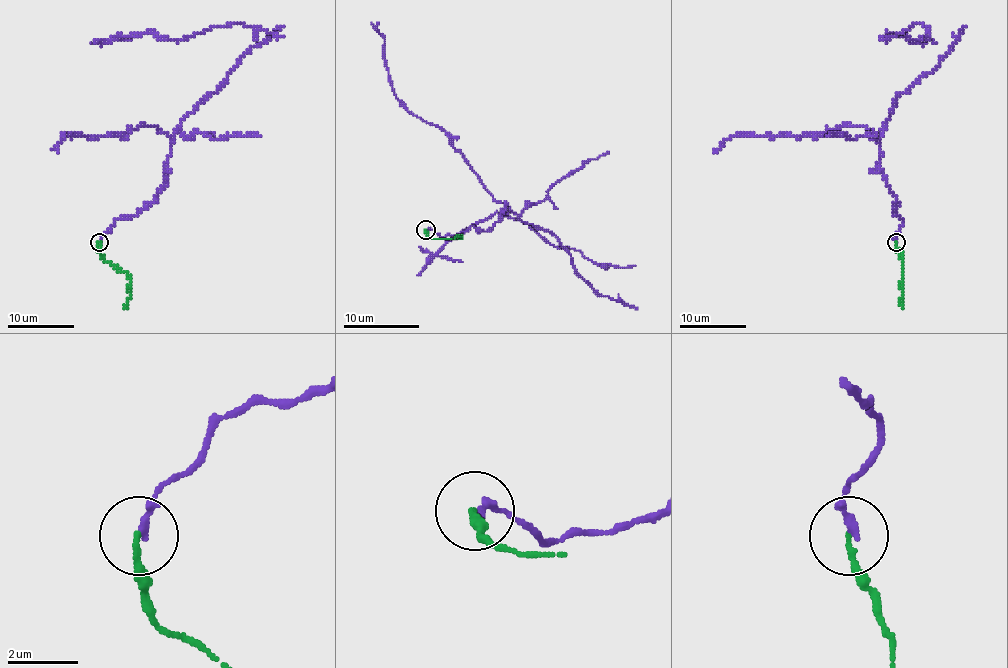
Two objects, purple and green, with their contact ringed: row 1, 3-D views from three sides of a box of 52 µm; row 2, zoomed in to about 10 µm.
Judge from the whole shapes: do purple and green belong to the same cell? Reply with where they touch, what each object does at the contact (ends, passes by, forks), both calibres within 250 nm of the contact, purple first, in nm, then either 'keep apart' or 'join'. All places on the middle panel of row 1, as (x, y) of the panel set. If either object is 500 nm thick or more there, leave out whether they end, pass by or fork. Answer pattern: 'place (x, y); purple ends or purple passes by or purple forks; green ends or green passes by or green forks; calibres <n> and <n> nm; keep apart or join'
place (426, 230); purple ends; green ends; calibres 240 and 170 nm; keep apart

